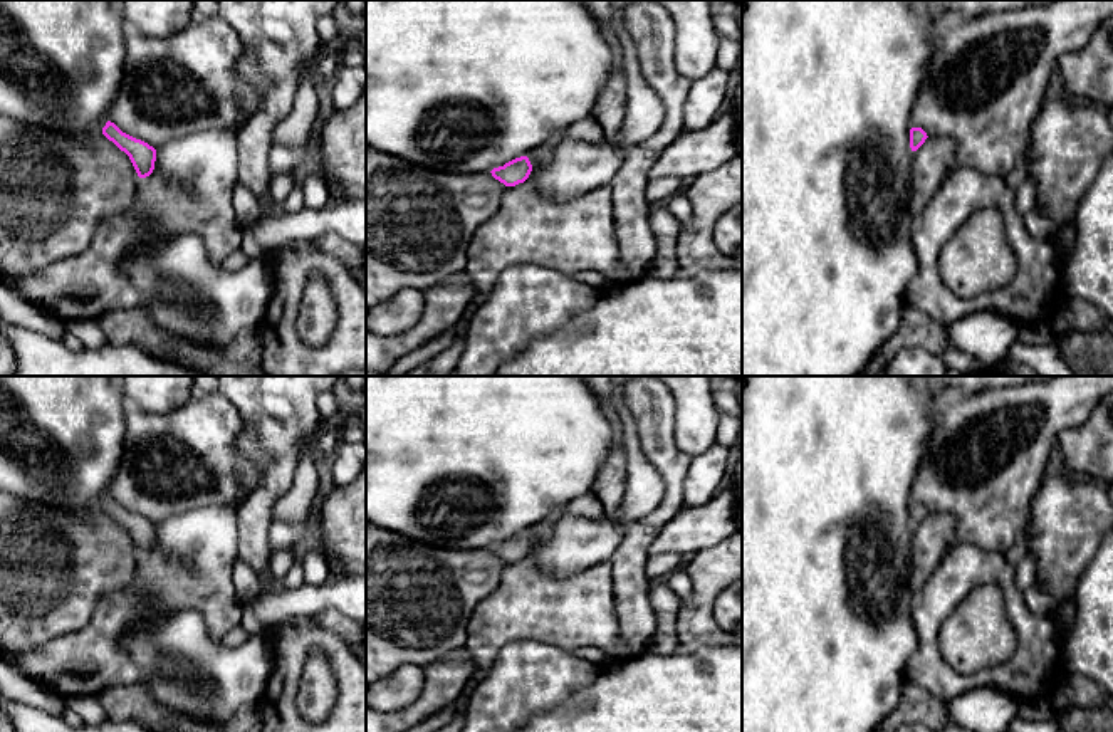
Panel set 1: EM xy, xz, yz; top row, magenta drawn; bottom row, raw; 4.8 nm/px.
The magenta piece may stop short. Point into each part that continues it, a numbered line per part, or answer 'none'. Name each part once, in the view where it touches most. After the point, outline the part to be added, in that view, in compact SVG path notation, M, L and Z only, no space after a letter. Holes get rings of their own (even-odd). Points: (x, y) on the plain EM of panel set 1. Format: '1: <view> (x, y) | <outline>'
none

